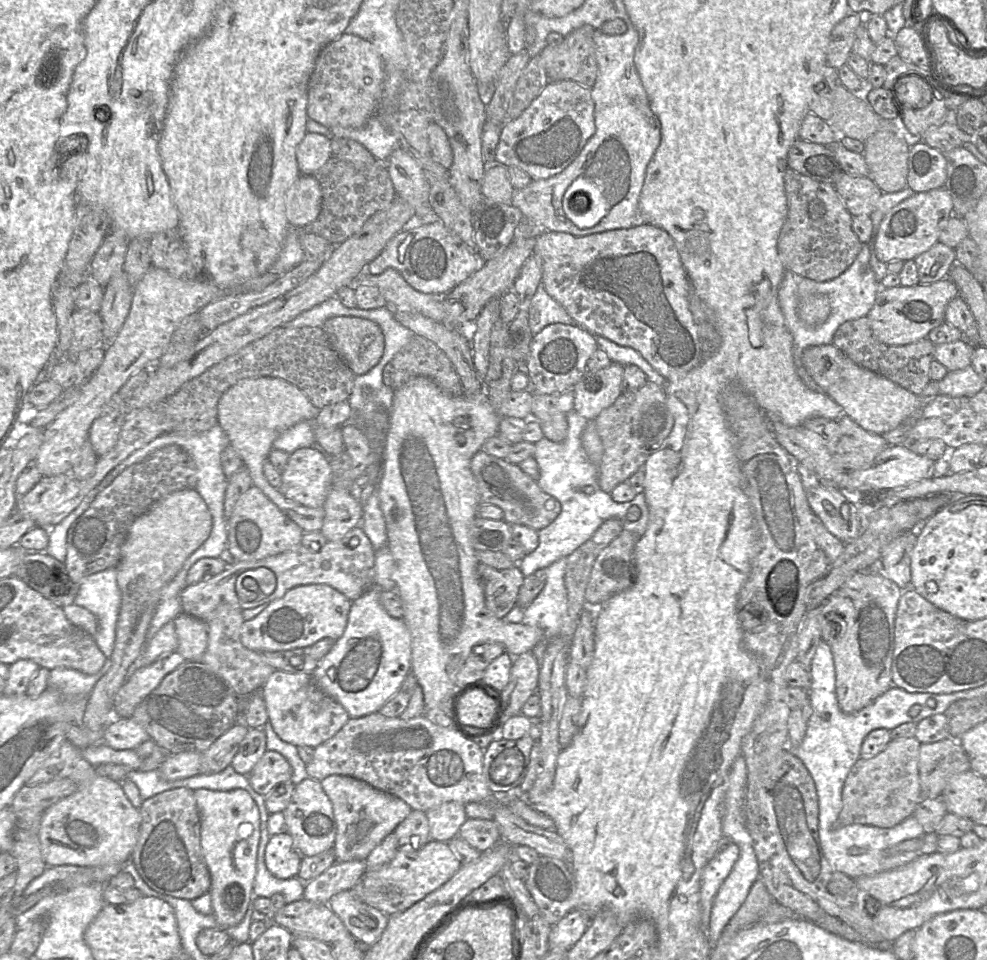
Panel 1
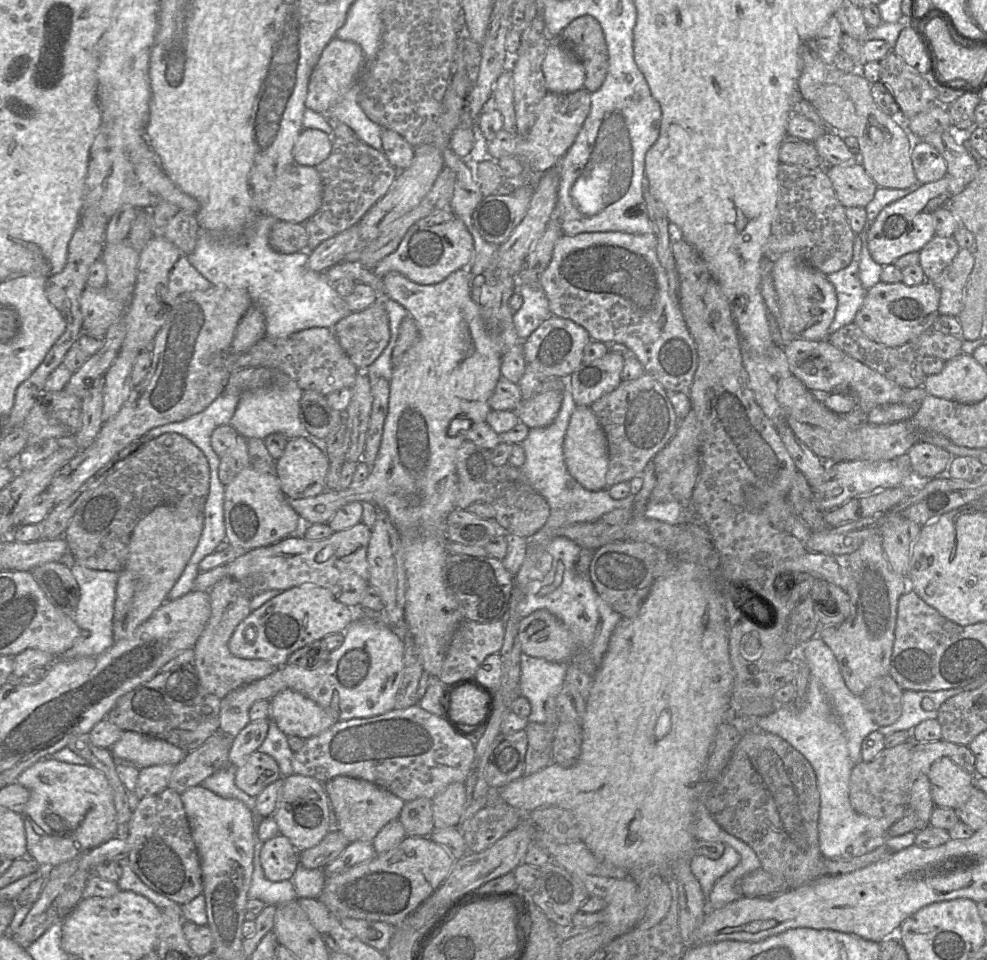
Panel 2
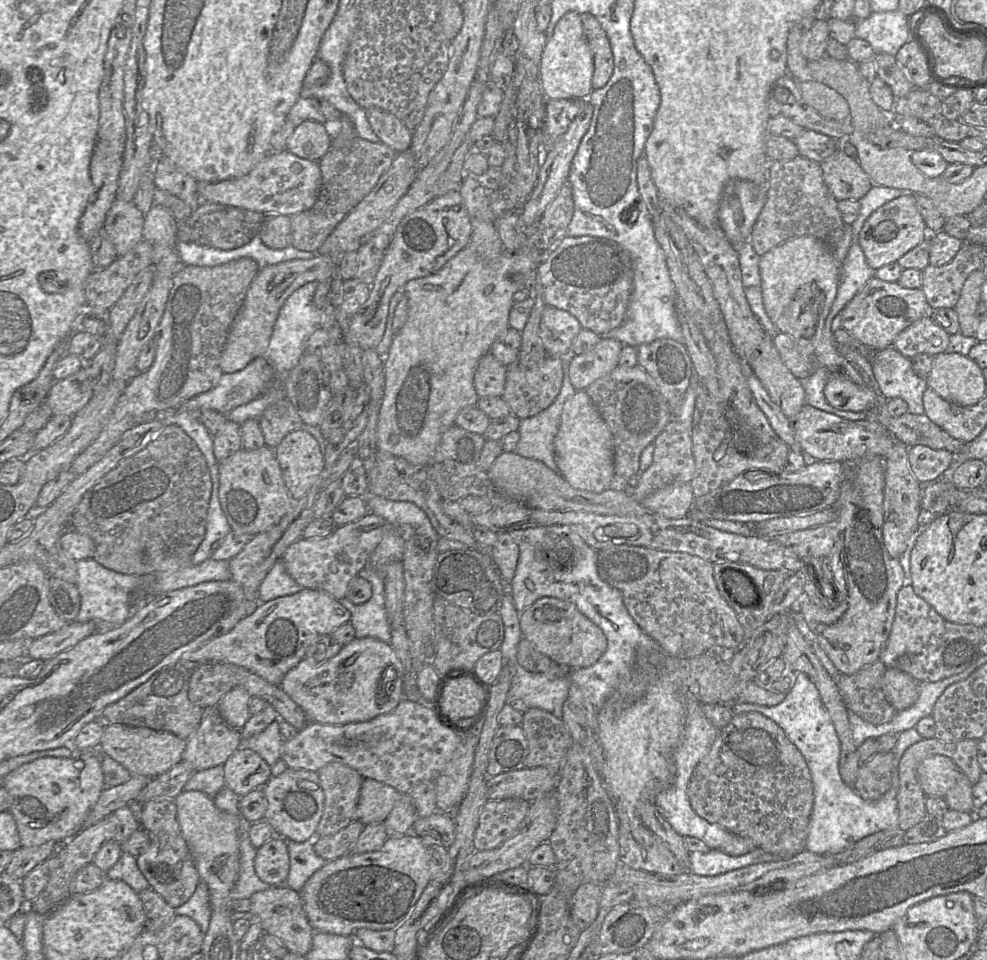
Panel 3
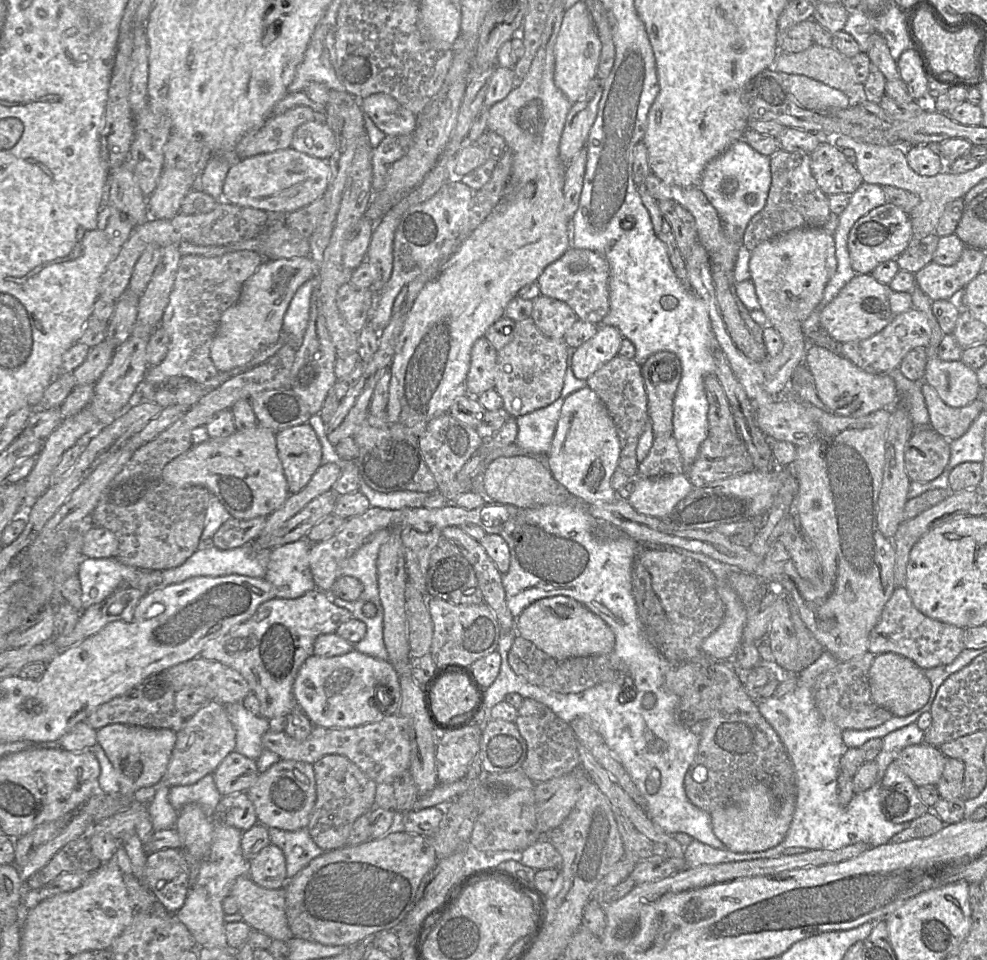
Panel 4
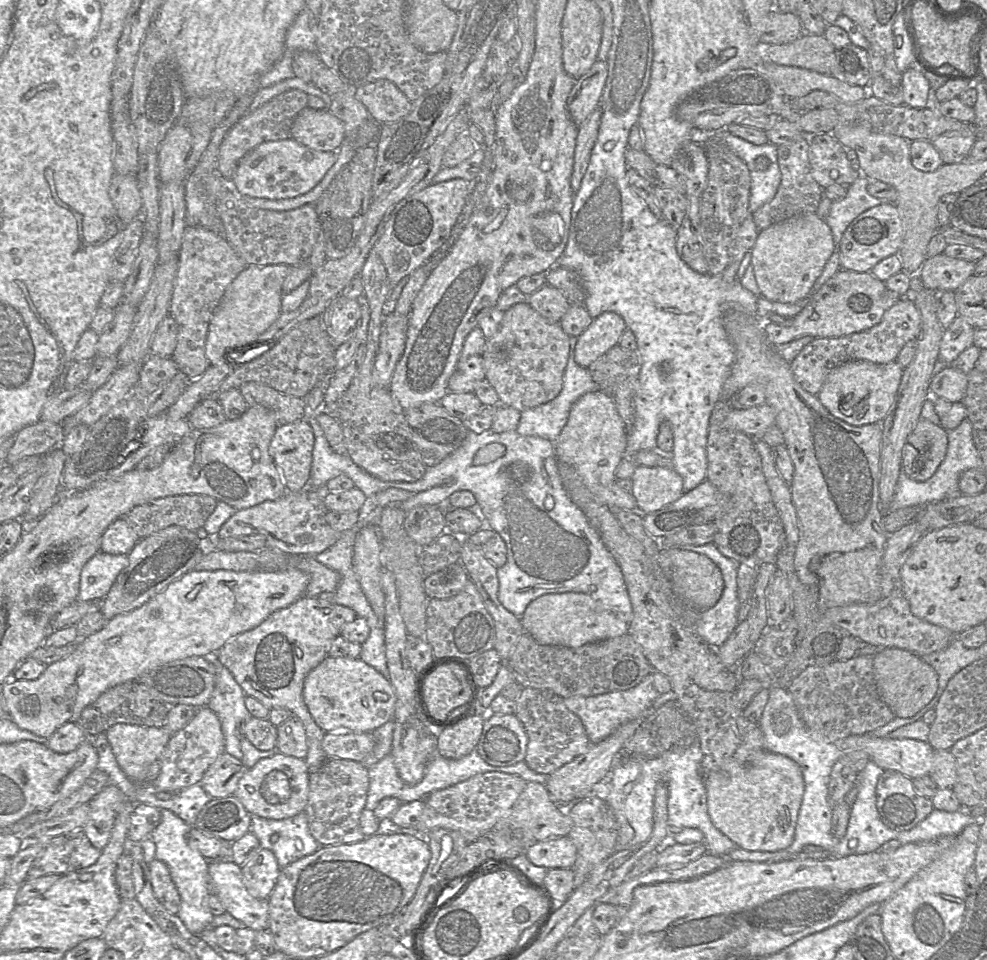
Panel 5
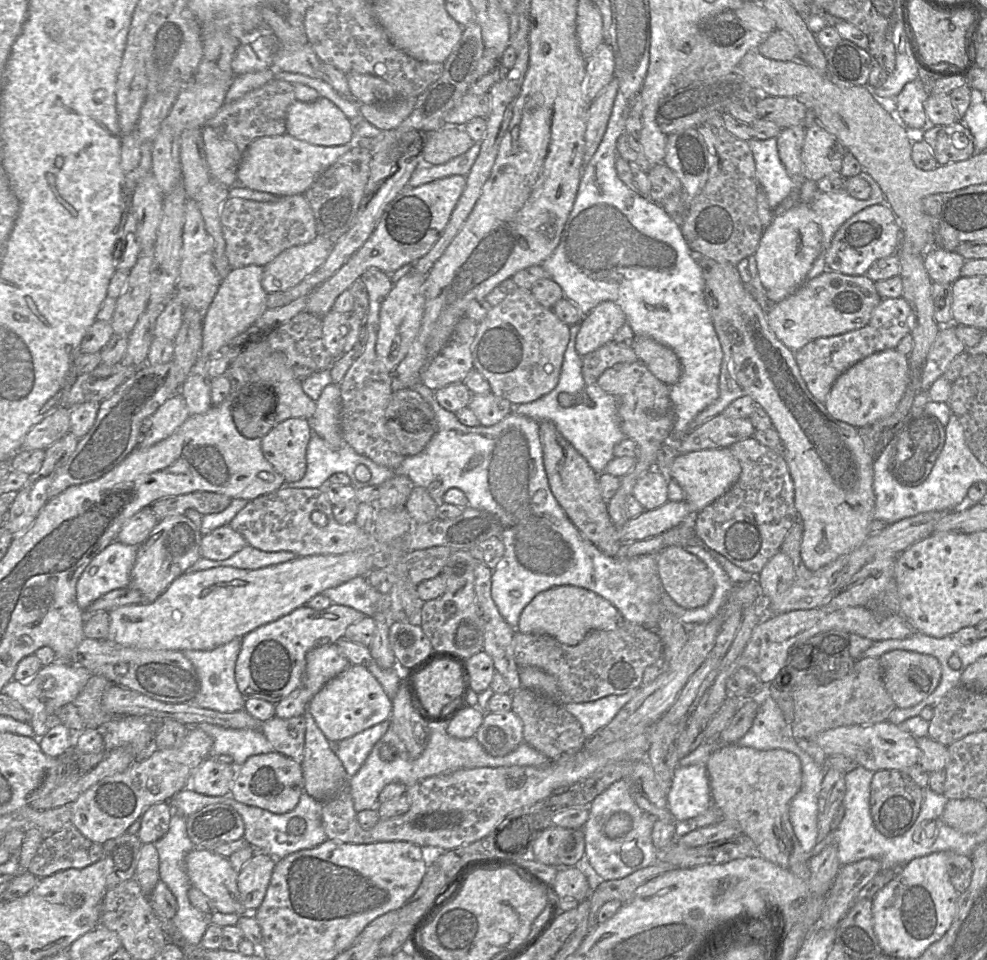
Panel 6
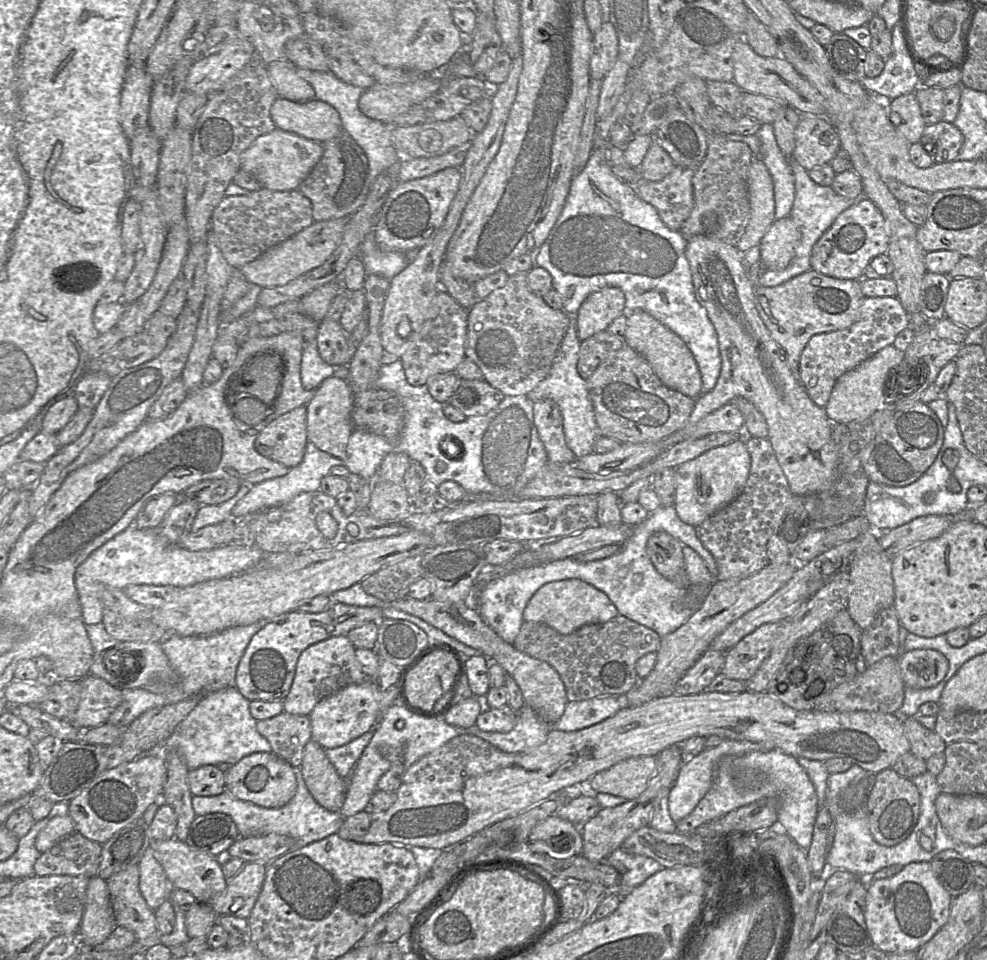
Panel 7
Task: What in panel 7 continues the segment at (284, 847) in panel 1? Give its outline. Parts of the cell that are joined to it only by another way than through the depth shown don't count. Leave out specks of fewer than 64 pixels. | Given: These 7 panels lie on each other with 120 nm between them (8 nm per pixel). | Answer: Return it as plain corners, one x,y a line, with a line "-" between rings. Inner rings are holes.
246,862
240,872
228,880
226,889
210,902
217,915
248,919
262,890
266,867
263,863

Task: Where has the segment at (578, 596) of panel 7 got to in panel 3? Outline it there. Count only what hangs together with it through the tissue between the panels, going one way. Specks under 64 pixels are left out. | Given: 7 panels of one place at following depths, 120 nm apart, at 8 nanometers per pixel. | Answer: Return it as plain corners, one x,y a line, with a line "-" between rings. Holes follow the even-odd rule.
542,597
520,614
522,637
530,641
541,654
570,669
595,664
607,648
602,630
567,601

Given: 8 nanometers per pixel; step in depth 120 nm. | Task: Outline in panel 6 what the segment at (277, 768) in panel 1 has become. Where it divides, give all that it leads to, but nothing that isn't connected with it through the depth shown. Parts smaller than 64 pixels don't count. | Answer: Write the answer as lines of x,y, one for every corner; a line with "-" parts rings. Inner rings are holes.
208,757
192,773
187,788
206,796
230,795
235,776
235,767

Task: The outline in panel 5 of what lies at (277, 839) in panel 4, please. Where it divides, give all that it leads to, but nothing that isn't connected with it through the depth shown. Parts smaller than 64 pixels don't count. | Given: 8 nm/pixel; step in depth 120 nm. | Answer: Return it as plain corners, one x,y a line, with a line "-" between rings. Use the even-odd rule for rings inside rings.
305,811
281,820
252,814
250,831
258,838
261,848
274,853
281,869
321,847
310,833

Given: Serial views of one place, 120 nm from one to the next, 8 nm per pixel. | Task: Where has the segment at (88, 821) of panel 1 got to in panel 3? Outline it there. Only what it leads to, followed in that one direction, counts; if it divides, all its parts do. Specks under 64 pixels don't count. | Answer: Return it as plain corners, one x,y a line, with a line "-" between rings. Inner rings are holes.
79,751
78,757
42,757
10,772
1,784
10,795
8,811
15,819
21,846
67,842
84,828
85,818
104,789
100,756

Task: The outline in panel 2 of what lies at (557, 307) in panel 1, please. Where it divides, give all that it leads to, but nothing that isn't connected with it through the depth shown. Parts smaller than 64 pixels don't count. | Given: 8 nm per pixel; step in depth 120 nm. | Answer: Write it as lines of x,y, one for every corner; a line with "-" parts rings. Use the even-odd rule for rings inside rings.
539,283
537,285
519,285
519,291
523,299
520,309
522,307
523,309
516,316
516,320
523,319
524,316
526,316
526,320
530,318
530,322
538,325
531,330
532,333
554,315
550,311
548,299

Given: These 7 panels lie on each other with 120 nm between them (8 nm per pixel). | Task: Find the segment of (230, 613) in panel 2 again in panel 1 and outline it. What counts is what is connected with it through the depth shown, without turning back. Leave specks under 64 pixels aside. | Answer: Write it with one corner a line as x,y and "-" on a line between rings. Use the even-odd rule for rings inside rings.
231,604
220,605
206,621
208,645
201,659
215,673
221,676
239,697
260,694
261,688
275,669
263,660
261,653
245,647
241,642
244,623
243,611

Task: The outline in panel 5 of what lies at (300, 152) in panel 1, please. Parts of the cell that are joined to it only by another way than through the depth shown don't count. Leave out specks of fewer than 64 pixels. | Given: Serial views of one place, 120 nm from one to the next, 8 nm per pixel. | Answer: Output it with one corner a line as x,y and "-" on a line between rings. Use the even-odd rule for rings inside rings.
306,107
296,117
291,137
310,149
336,152
347,135
343,122
329,110

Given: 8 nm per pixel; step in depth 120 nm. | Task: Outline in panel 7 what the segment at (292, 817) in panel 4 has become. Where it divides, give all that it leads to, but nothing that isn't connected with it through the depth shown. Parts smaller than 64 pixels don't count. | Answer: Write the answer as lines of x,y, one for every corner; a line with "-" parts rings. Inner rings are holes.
254,752
231,765
225,772
225,785
226,790
236,798
266,808
286,805
297,789
294,767
273,752

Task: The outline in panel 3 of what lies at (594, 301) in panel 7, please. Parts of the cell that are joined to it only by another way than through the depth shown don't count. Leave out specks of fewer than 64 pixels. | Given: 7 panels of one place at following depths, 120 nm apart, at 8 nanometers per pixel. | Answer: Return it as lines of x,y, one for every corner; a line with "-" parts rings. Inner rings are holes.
602,336
593,349
574,355
569,367
573,387
585,390
594,381
615,369
619,365
623,345
619,340

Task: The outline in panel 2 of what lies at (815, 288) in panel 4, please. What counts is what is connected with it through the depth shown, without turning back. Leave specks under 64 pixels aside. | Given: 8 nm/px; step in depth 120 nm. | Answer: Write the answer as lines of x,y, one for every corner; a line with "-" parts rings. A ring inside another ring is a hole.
789,251
773,263
772,279
784,327
797,339
808,341
827,339
827,330
833,321
837,307
836,291
828,277
806,264
796,252

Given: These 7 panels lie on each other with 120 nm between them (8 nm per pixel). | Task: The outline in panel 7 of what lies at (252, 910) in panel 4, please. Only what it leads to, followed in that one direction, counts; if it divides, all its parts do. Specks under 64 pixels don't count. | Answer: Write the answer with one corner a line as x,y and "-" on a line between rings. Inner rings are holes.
173,837
167,840
151,841
156,858
165,871
172,888
184,889
194,895
197,901
210,902
227,887
228,880
222,870
222,860
207,852
189,846
185,841

